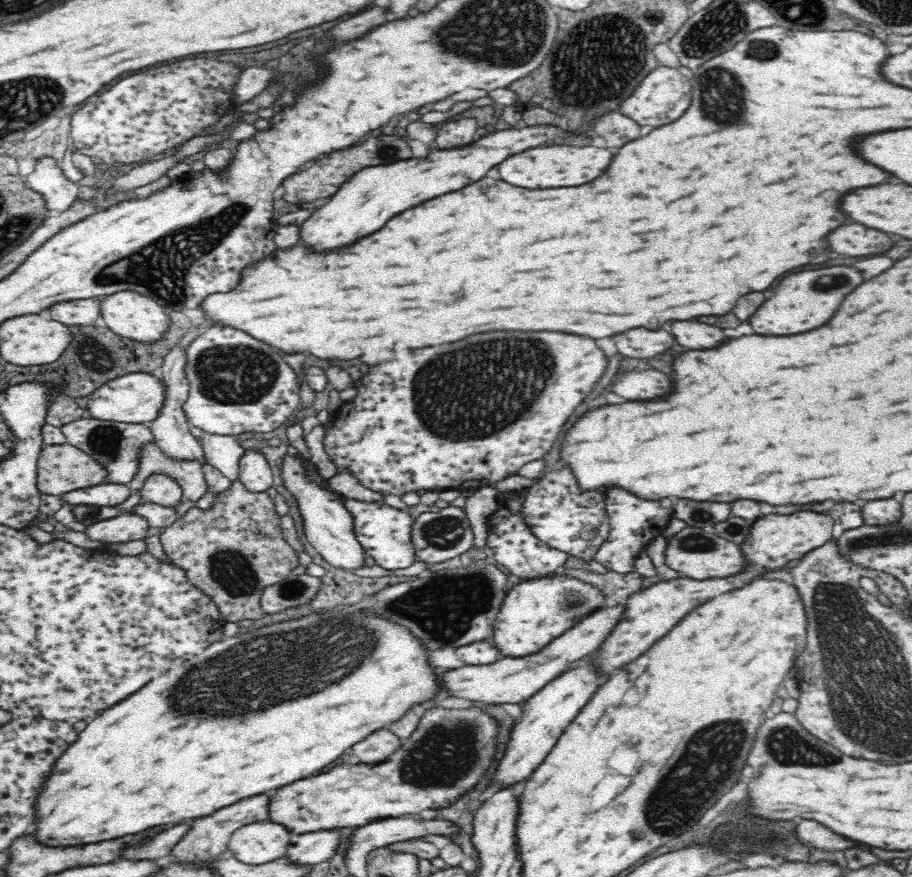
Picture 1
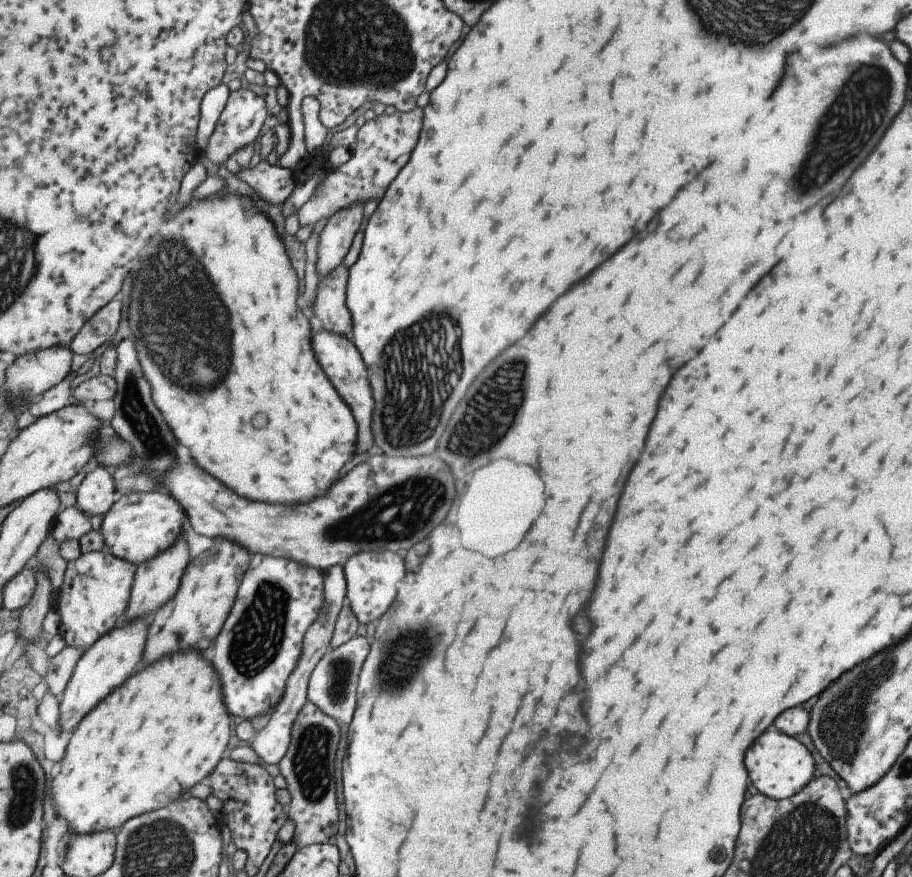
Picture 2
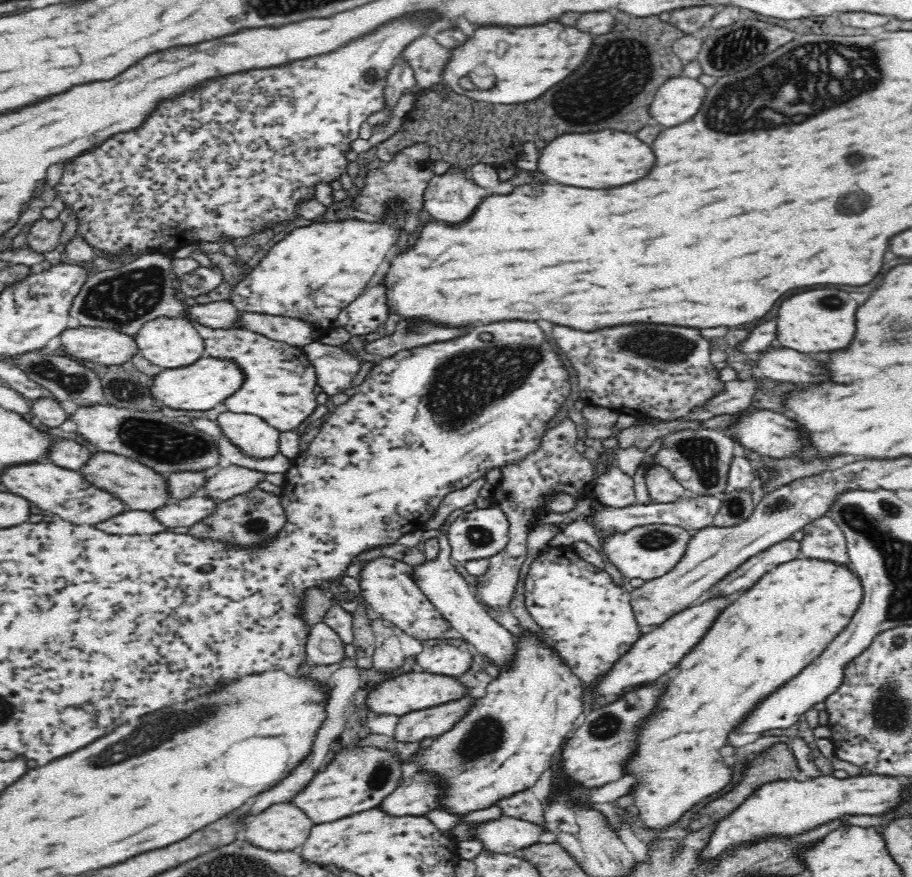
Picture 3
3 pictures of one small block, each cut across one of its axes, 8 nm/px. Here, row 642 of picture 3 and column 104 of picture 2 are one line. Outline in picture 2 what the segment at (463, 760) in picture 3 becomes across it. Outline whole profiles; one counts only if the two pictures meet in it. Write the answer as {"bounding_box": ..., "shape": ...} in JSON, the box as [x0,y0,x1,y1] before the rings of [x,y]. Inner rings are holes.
{"bounding_box":[101,492,191,566],"shape":[[[135,492],[135,494],[127,494],[127,496],[119,496],[117,504],[111,508],[111,512],[105,516],[103,524],[101,524],[101,534],[105,538],[105,550],[109,550],[111,554],[115,554],[117,558],[123,558],[135,566],[147,564],[153,558],[157,558],[161,552],[169,550],[175,542],[179,542],[181,536],[185,536],[183,526],[185,522],[191,524],[191,520],[187,520],[187,512],[181,506],[181,502],[177,502],[177,498],[173,494],[165,494],[165,492]]]}

